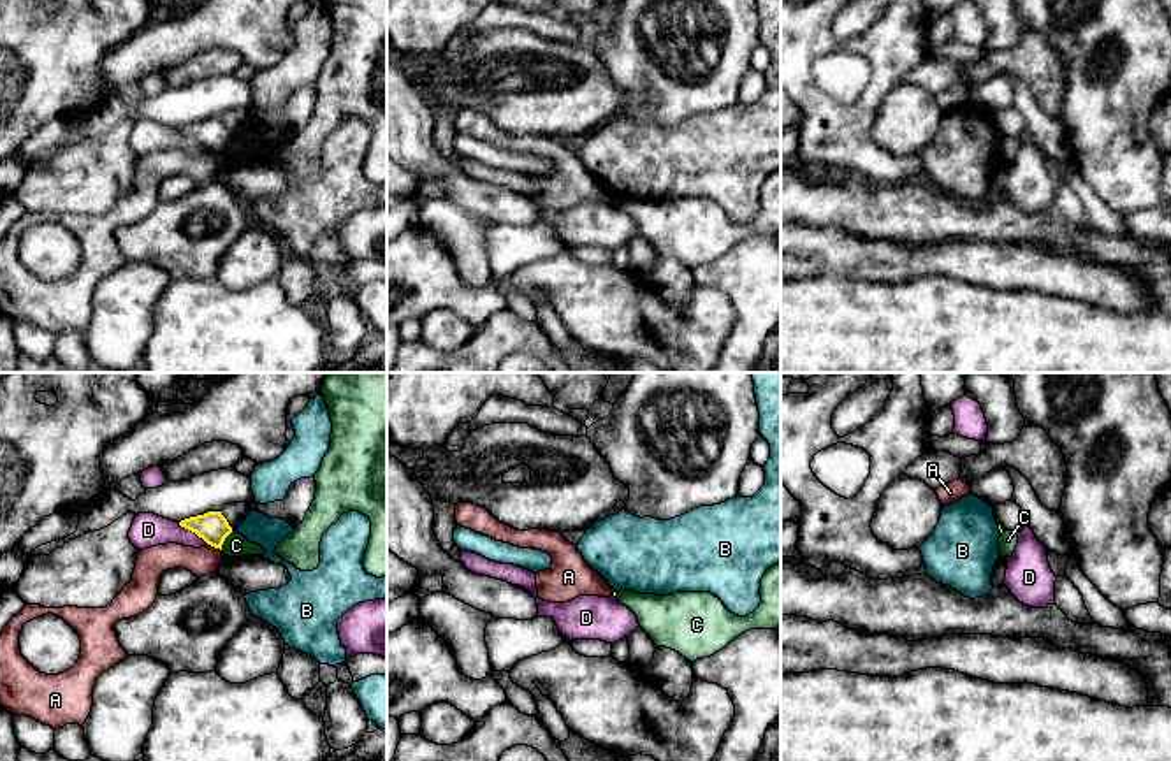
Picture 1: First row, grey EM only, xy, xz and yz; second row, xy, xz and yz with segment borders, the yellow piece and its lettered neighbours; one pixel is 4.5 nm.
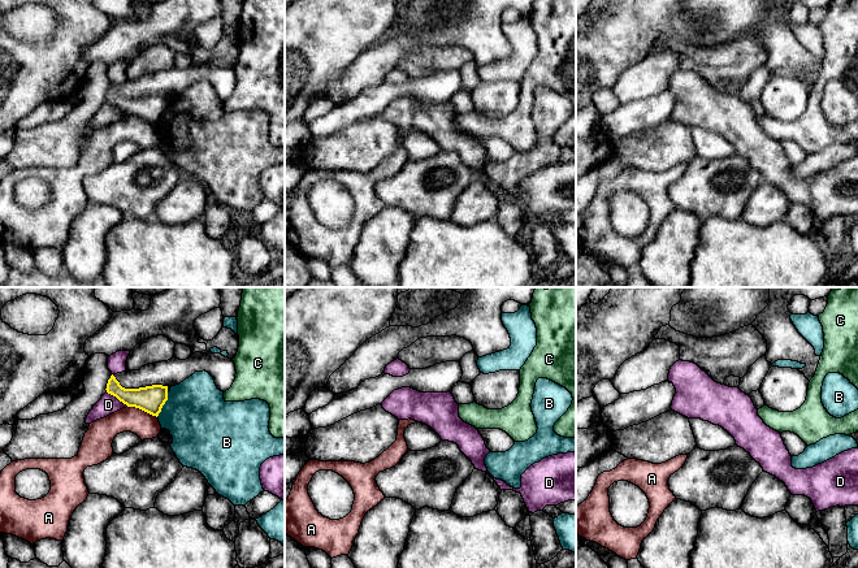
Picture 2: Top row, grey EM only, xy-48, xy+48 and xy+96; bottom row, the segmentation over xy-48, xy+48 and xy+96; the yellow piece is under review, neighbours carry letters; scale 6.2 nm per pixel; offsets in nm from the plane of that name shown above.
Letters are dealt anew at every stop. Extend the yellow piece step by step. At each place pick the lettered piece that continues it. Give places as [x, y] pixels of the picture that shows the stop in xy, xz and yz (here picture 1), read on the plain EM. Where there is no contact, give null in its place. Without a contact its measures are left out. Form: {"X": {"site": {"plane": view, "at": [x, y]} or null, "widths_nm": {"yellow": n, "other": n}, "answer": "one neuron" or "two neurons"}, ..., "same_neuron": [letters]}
{"A": {"site": {"plane": "xy", "at": [215, 153]}, "widths_nm": {"yellow": 140, "other": 130}, "answer": "two neurons"}, "B": {"site": {"plane": "yz", "at": [999, 134]}, "widths_nm": {"yellow": 20, "other": 320}, "answer": "two neurons"}, "C": {"site": {"plane": "xy", "at": [224, 146]}, "widths_nm": {"yellow": 140, "other": 110}, "answer": "two neurons"}, "D": {"site": {"plane": "xy", "at": [194, 137]}, "widths_nm": {"yellow": 140, "other": 160}, "answer": "two neurons"}, "same_neuron": []}

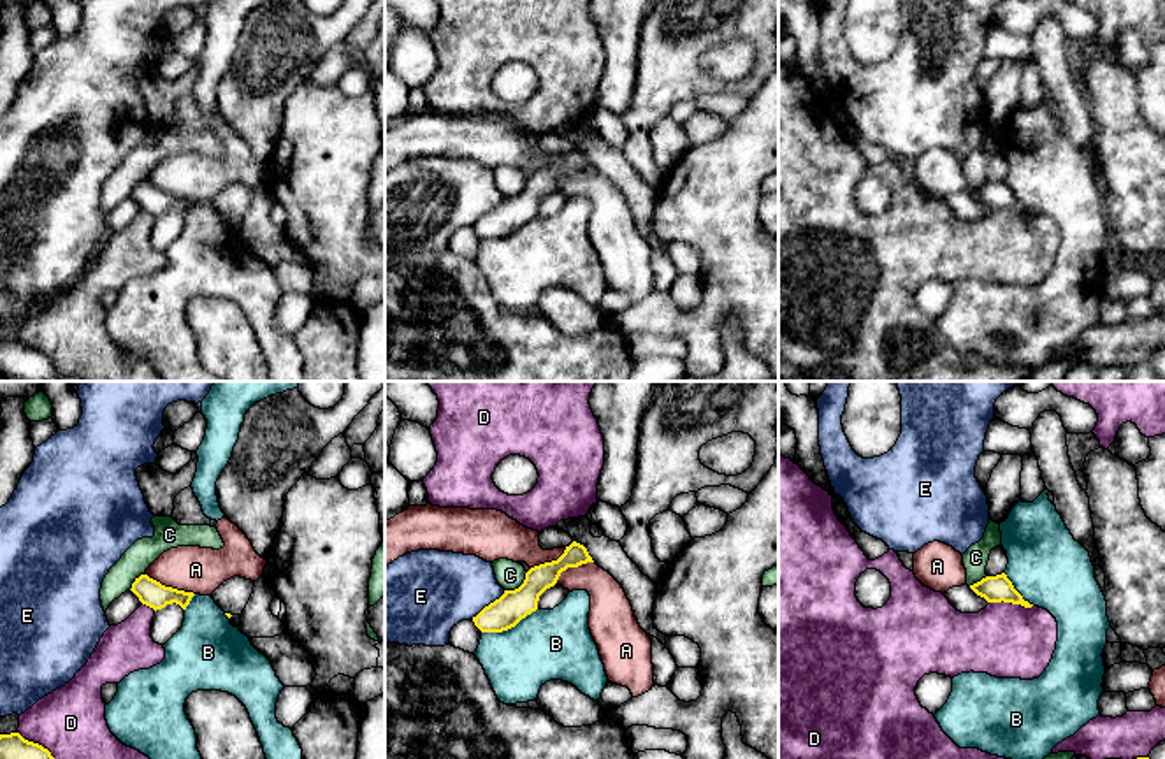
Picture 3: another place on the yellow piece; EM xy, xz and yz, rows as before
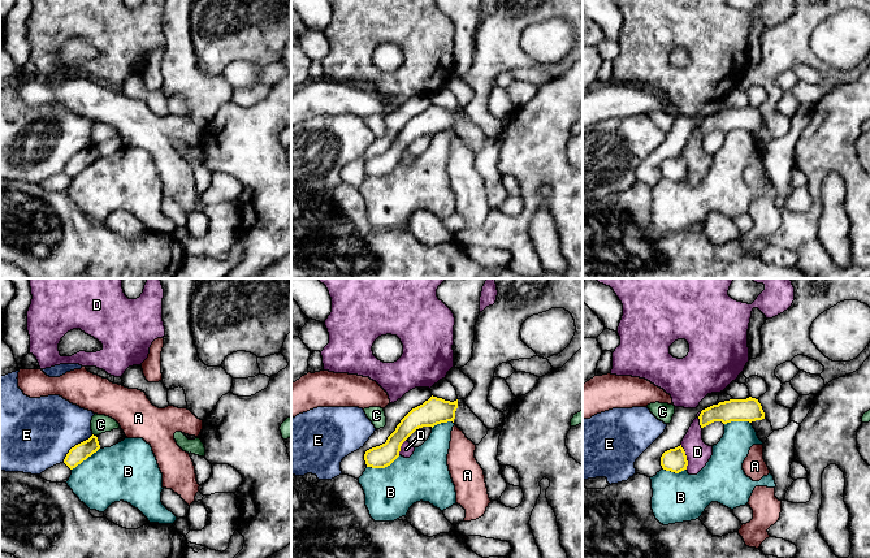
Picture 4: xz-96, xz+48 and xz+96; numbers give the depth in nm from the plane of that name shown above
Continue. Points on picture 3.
{"A": {"site": {"plane": "xy", "at": [169, 194]}, "widths_nm": {"yellow": 120, "other": 220}, "answer": "two neurons"}, "B": {"site": {"plane": "xz", "at": [508, 234]}, "widths_nm": {"yellow": 150, "other": 320}, "answer": "one neuron"}, "C": {"site": {"plane": "xz", "at": [520, 192]}, "widths_nm": {"yellow": 150, "other": 130}, "answer": "two neurons"}, "D": {"site": {"plane": "yz", "at": [1011, 208]}, "widths_nm": {"yellow": 130, "other": 340}, "answer": "two neurons"}, "E": {"site": {"plane": "xz", "at": [489, 211]}, "widths_nm": {"yellow": 150, "other": 360}, "answer": "two neurons"}, "same_neuron": ["B"]}

